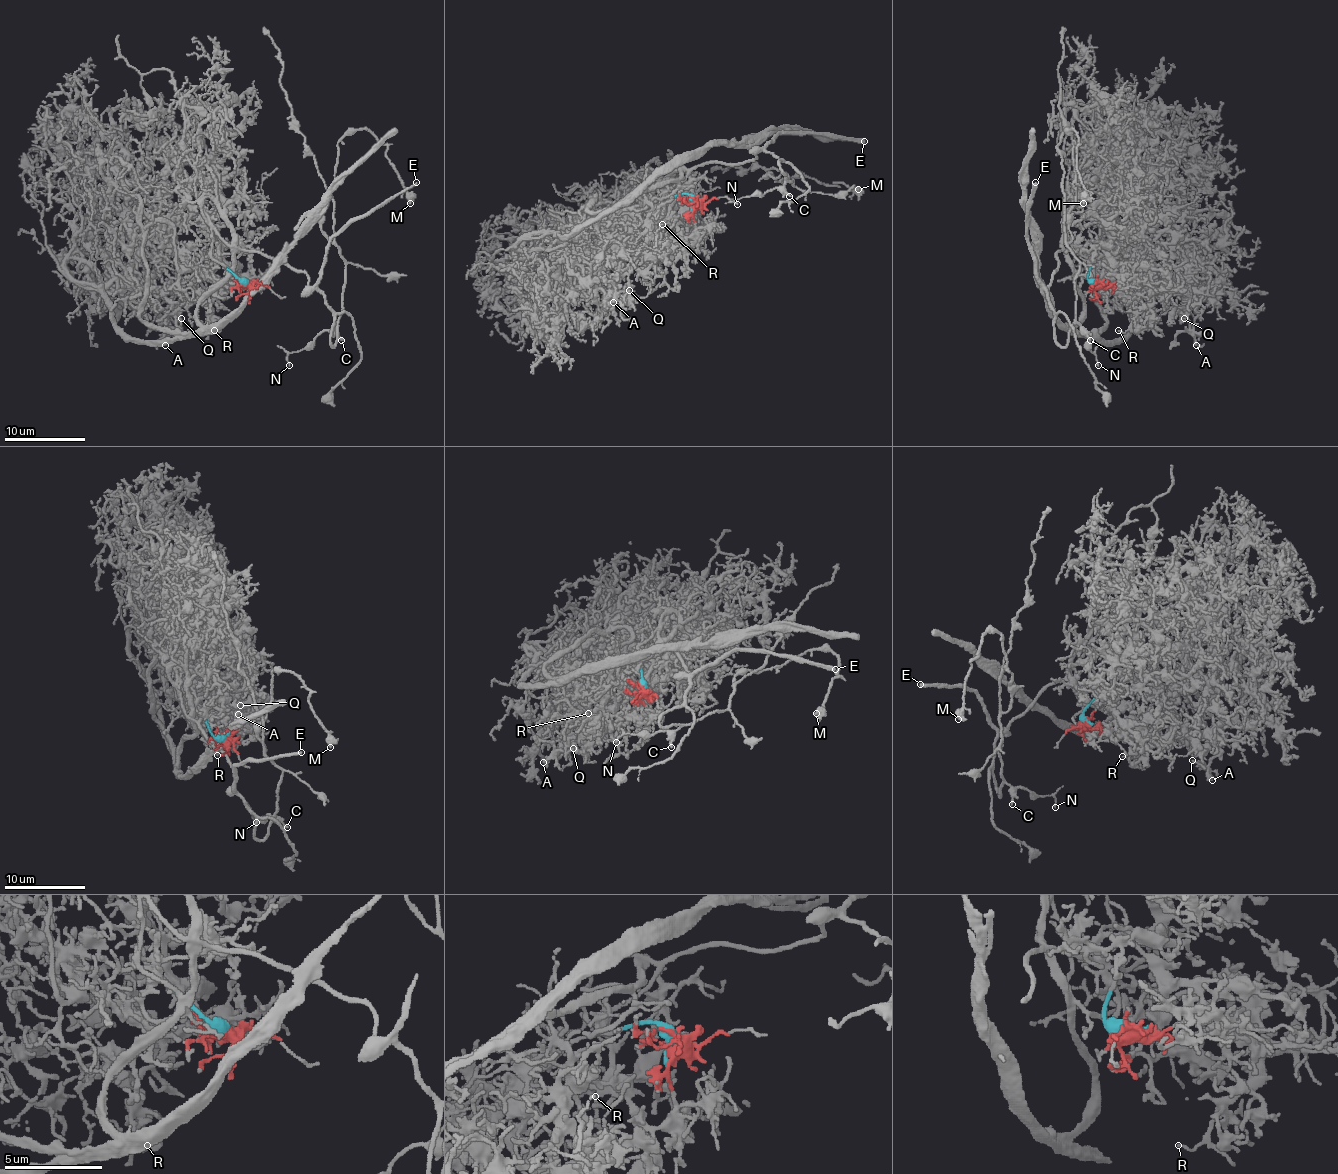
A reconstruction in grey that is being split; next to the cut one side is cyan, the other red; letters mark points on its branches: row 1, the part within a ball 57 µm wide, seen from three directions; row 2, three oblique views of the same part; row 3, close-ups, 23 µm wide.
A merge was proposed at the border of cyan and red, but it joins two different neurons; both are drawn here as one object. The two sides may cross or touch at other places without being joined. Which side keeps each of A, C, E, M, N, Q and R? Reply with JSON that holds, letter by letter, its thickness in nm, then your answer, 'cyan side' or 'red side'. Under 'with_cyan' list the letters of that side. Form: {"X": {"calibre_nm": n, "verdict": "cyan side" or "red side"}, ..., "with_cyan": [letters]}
{"A": {"calibre_nm": 180, "verdict": "red side"}, "C": {"calibre_nm": 160, "verdict": "cyan side"}, "E": {"calibre_nm": 240, "verdict": "cyan side"}, "M": {"calibre_nm": 300, "verdict": "cyan side"}, "N": {"calibre_nm": 100, "verdict": "cyan side"}, "Q": {"calibre_nm": 120, "verdict": "red side"}, "R": {"calibre_nm": 100, "verdict": "red side"}, "with_cyan": ["C", "E", "M", "N"]}

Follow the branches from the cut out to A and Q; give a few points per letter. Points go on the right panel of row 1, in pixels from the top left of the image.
A: (1092, 285), (1135, 280), (1161, 291), (1161, 285), (1171, 295), (1189, 291), (1197, 317), (1195, 345)
Q: (1092, 285), (1135, 280), (1161, 291), (1161, 285), (1171, 295), (1189, 291), (1189, 323), (1183, 319)

